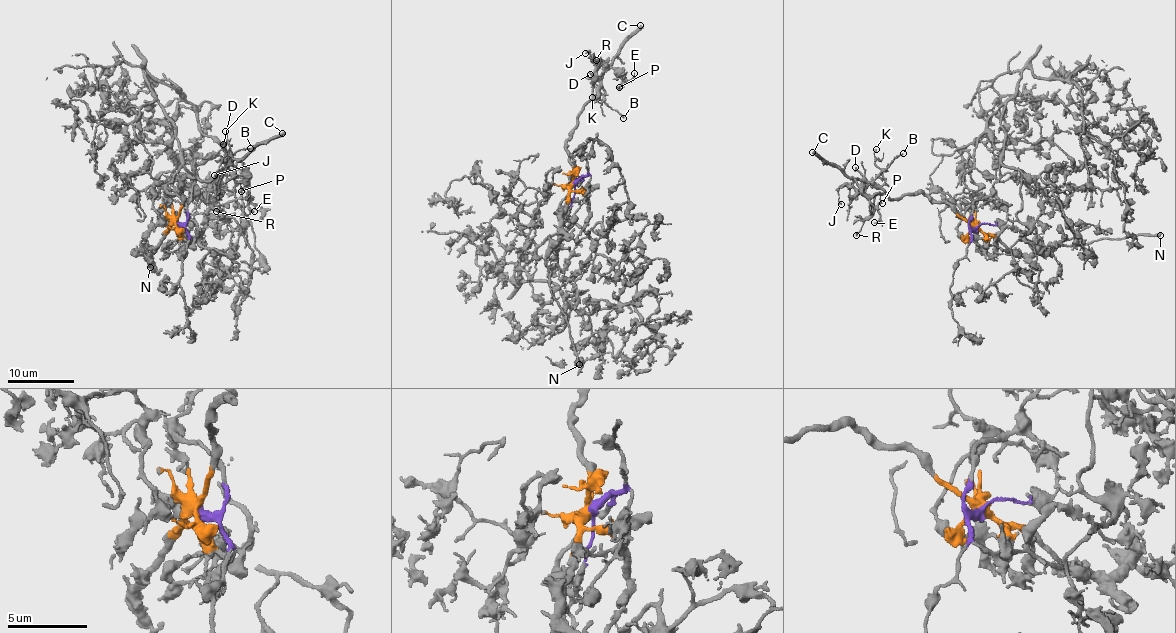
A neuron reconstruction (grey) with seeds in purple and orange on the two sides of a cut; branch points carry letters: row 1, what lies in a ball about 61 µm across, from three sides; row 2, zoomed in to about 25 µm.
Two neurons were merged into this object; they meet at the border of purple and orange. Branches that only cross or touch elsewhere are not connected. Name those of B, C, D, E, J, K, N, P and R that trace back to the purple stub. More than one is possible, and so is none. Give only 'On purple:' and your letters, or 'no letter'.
On purple: no letter

